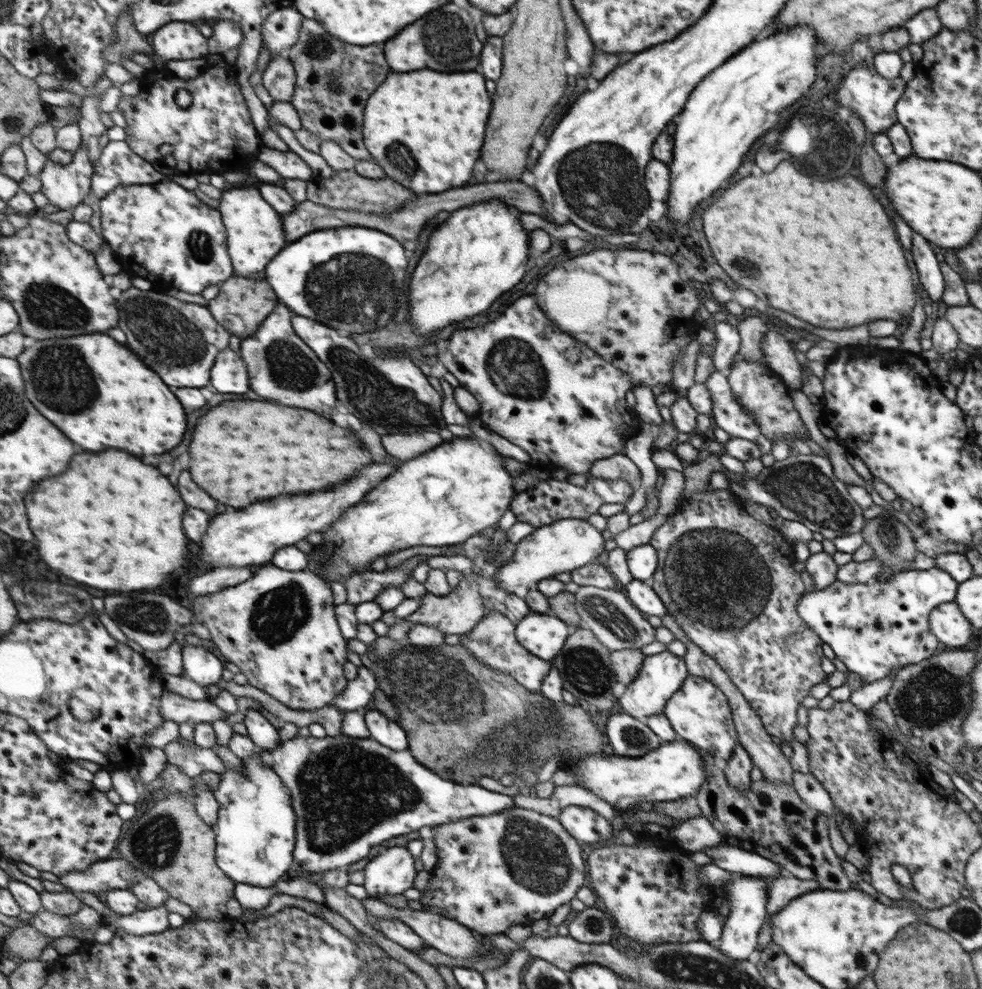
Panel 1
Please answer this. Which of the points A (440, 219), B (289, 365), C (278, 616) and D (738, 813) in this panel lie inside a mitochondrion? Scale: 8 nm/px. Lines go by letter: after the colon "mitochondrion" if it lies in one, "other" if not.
A: other
B: mitochondrion
C: mitochondrion
D: other

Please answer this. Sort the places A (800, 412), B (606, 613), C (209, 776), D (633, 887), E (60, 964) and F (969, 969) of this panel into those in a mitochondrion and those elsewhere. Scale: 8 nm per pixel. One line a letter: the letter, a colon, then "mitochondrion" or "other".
A: other
B: mitochondrion
C: other
D: other
E: other
F: other

